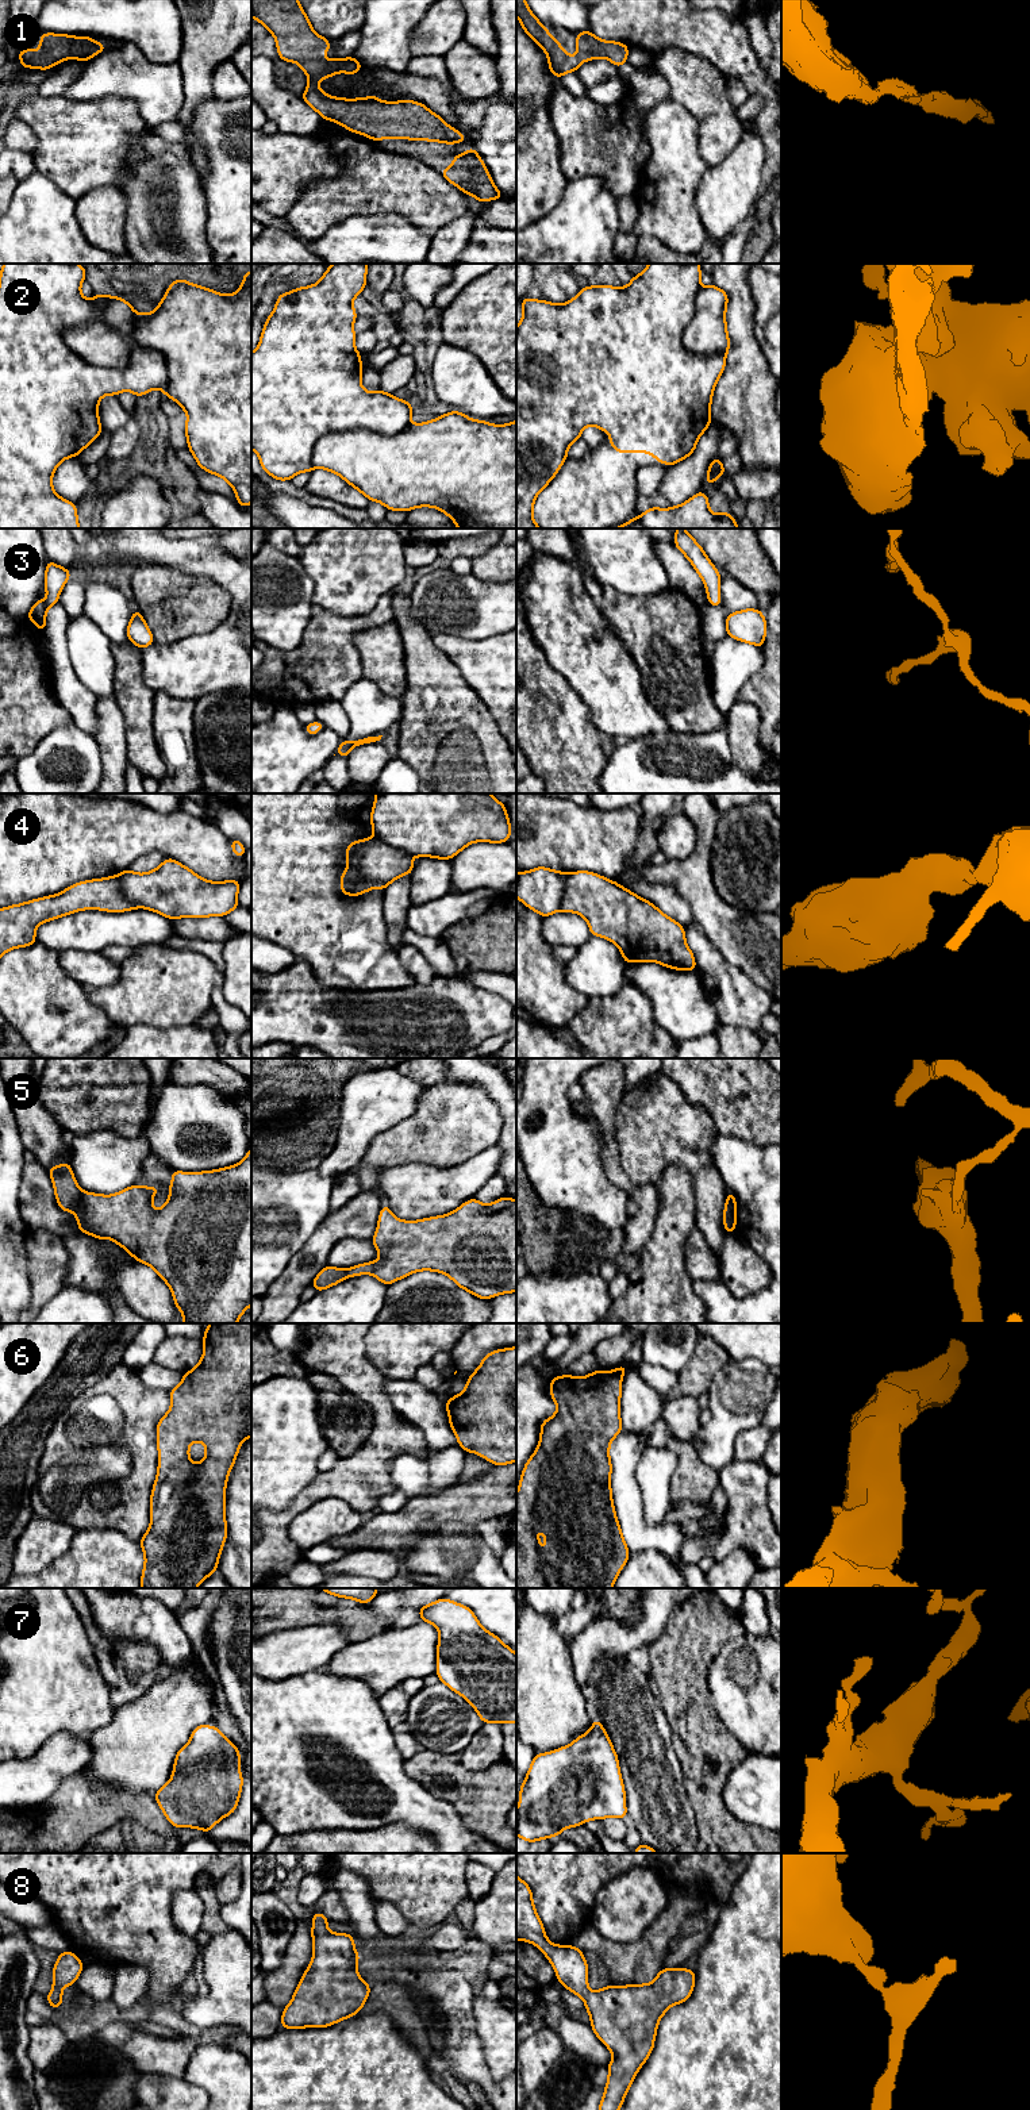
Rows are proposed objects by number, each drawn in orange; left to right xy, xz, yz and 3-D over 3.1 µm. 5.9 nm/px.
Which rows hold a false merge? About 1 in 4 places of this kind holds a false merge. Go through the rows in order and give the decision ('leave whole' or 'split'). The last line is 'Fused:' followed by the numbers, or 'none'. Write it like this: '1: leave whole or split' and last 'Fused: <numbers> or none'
1: leave whole
2: leave whole
3: leave whole
4: split
5: split
6: leave whole
7: leave whole
8: leave whole
Fused: 4, 5

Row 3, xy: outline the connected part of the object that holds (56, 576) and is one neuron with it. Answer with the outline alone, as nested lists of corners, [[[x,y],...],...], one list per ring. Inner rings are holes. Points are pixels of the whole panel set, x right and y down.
[[[46,561],[45,573],[45,589],[47,597],[45,600],[36,600],[30,610],[27,619],[38,624],[36,633],[42,633],[46,629],[46,612],[58,603],[59,593],[64,585],[68,583],[72,570],[68,570],[51,561]]]

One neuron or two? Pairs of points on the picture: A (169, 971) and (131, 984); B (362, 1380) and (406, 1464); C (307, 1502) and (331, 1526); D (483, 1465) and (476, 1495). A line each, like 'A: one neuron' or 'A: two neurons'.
A: one neuron
B: two neurons
C: two neurons
D: two neurons

